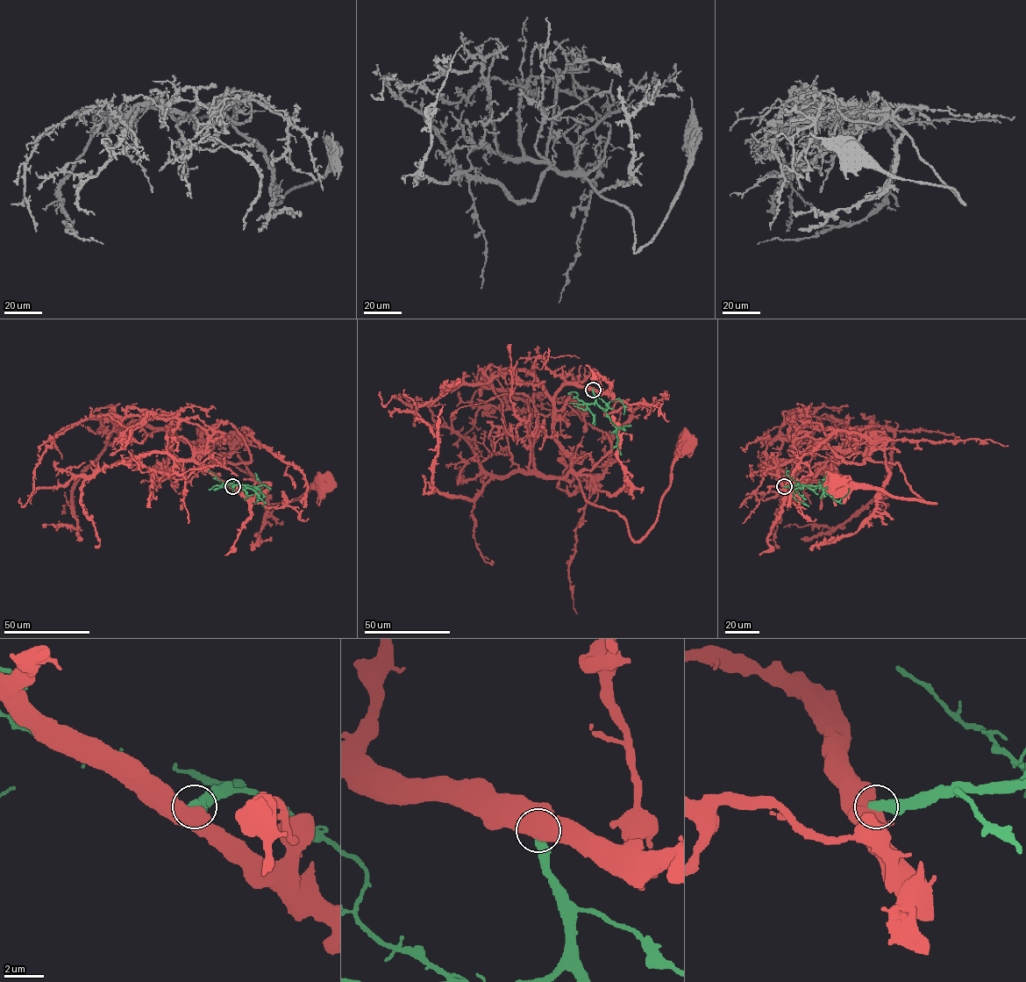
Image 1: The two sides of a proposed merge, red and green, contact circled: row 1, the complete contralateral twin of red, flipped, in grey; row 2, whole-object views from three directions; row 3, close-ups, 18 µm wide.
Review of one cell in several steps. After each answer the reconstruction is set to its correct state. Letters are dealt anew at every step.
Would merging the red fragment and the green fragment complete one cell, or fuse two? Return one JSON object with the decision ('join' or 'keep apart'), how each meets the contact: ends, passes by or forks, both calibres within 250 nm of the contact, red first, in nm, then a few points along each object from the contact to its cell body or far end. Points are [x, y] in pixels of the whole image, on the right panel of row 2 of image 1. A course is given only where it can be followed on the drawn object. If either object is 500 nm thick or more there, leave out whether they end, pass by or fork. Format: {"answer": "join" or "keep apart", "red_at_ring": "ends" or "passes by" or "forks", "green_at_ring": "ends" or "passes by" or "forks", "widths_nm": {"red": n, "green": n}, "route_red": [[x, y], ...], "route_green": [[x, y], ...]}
{"answer": "keep apart", "widths_nm": {"red": 850, "green": 600}, "route_red": [[784, 487], [780, 465], [817, 448], [837, 447], [875, 462], [897, 463], [910, 489], [935, 504], [833, 483]], "route_green": [[785, 487], [818, 485], [837, 501], [848, 493], [848, 489]]}

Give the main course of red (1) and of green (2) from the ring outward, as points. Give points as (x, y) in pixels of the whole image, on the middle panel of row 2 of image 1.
1: (593, 390), (564, 385), (554, 399), (554, 433), (584, 498), (615, 510), (635, 541), (654, 524), (686, 439)
2: (593, 390), (595, 402), (617, 431), (617, 445), (622, 454)

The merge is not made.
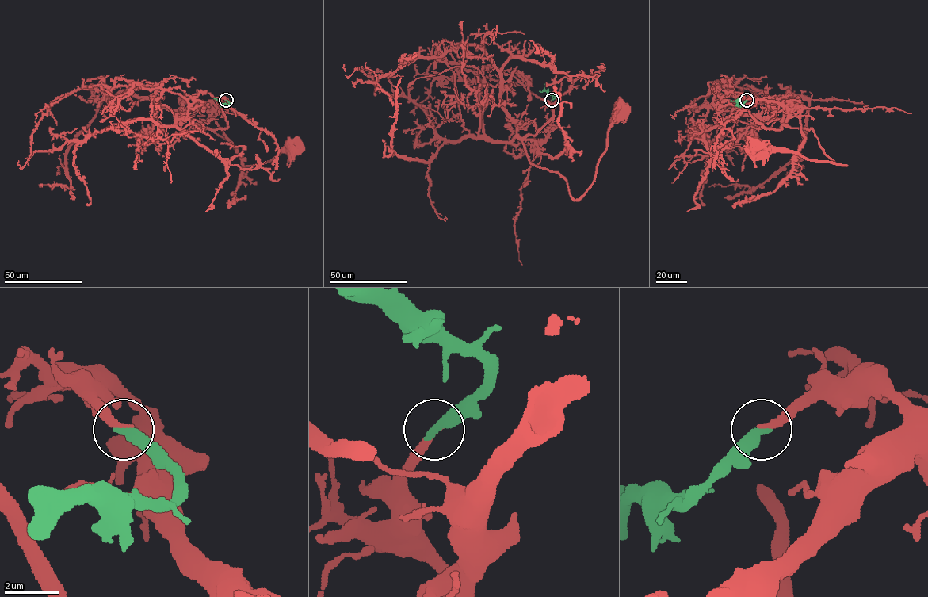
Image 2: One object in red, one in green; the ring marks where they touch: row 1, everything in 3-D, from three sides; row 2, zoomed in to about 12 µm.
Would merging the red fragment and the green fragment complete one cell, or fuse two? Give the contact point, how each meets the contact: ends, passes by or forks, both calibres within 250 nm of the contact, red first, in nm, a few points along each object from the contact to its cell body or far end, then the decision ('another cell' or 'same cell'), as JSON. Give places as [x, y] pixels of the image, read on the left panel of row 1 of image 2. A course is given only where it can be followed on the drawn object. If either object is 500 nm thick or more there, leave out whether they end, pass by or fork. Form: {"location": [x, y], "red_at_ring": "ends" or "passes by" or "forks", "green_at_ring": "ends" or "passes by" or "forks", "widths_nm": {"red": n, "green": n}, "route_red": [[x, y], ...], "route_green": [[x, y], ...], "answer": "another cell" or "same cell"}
{"location": [226, 100], "red_at_ring": "ends", "green_at_ring": "ends", "widths_nm": {"red": 280, "green": 400}, "route_red": [[226, 100], [197, 126], [212, 130], [226, 138], [245, 165], [263, 164], [291, 145], [295, 147]], "route_green": [[226, 100], [229, 104], [221, 104], [213, 97]], "answer": "same cell"}

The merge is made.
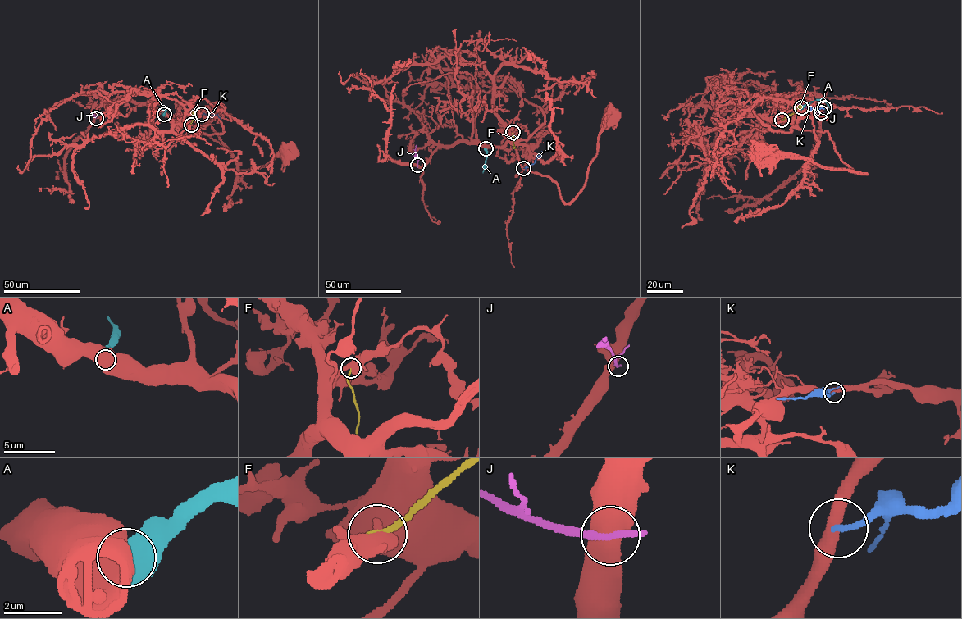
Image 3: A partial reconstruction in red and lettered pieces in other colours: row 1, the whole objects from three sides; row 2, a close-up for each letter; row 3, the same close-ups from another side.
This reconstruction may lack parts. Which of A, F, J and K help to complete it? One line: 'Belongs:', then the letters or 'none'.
Belongs: none

